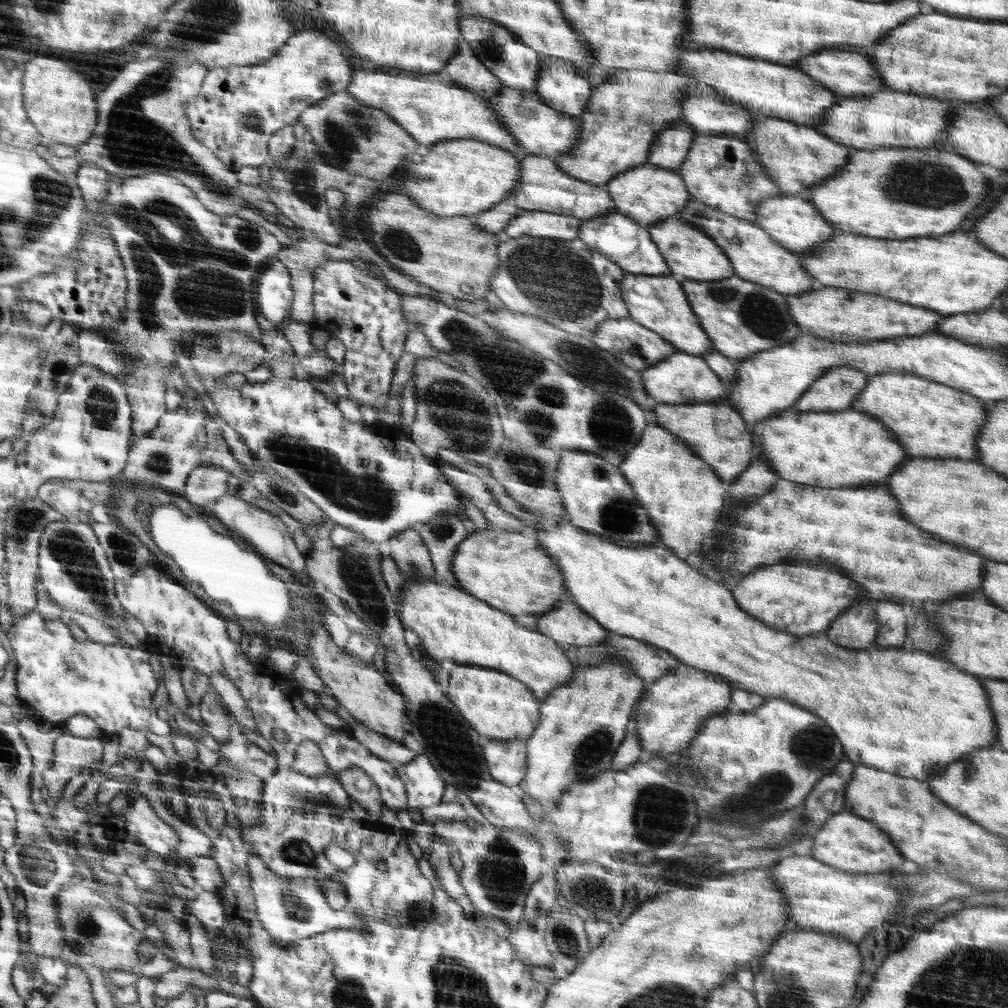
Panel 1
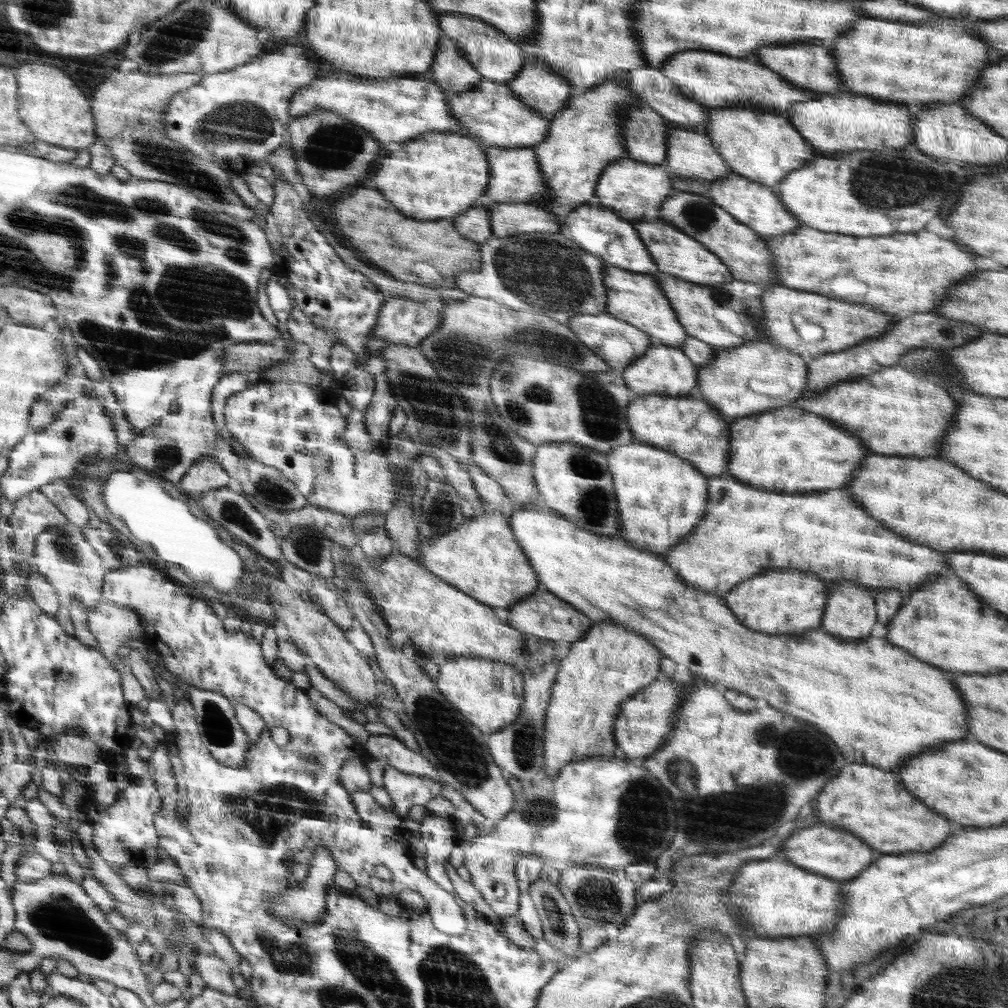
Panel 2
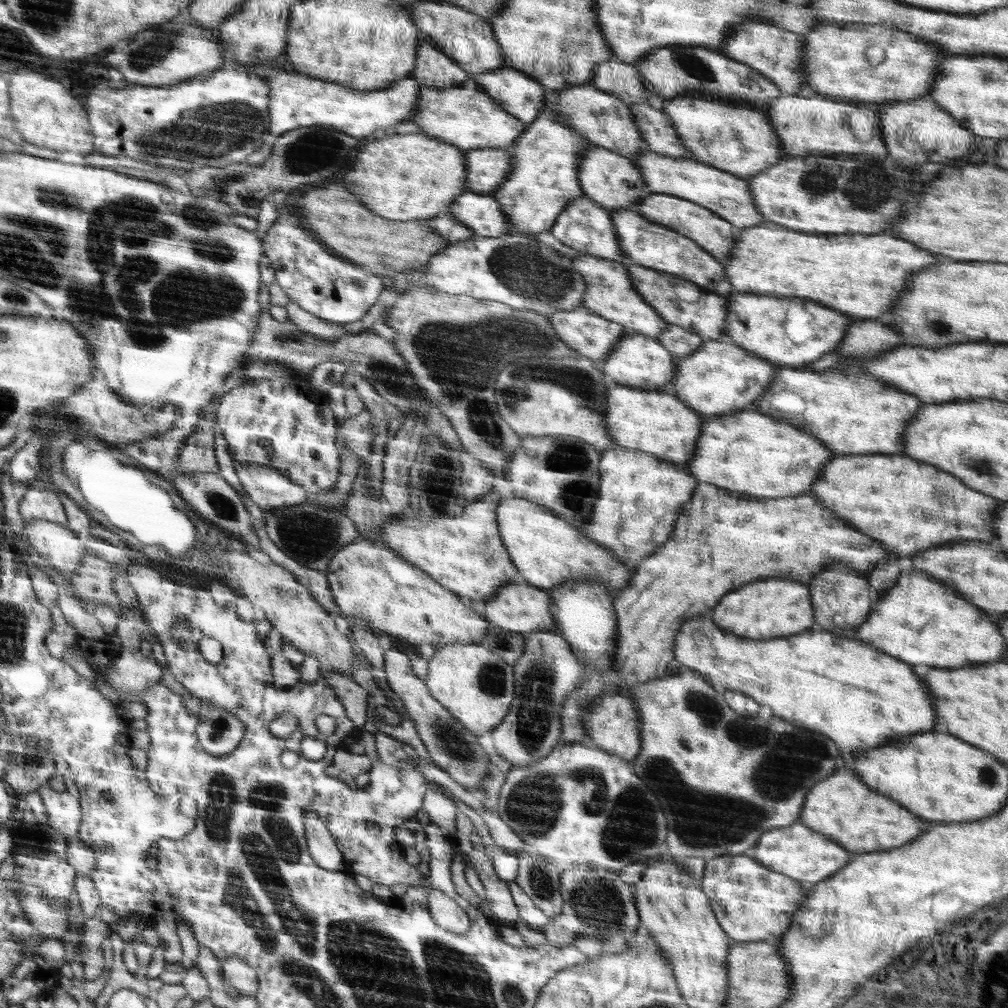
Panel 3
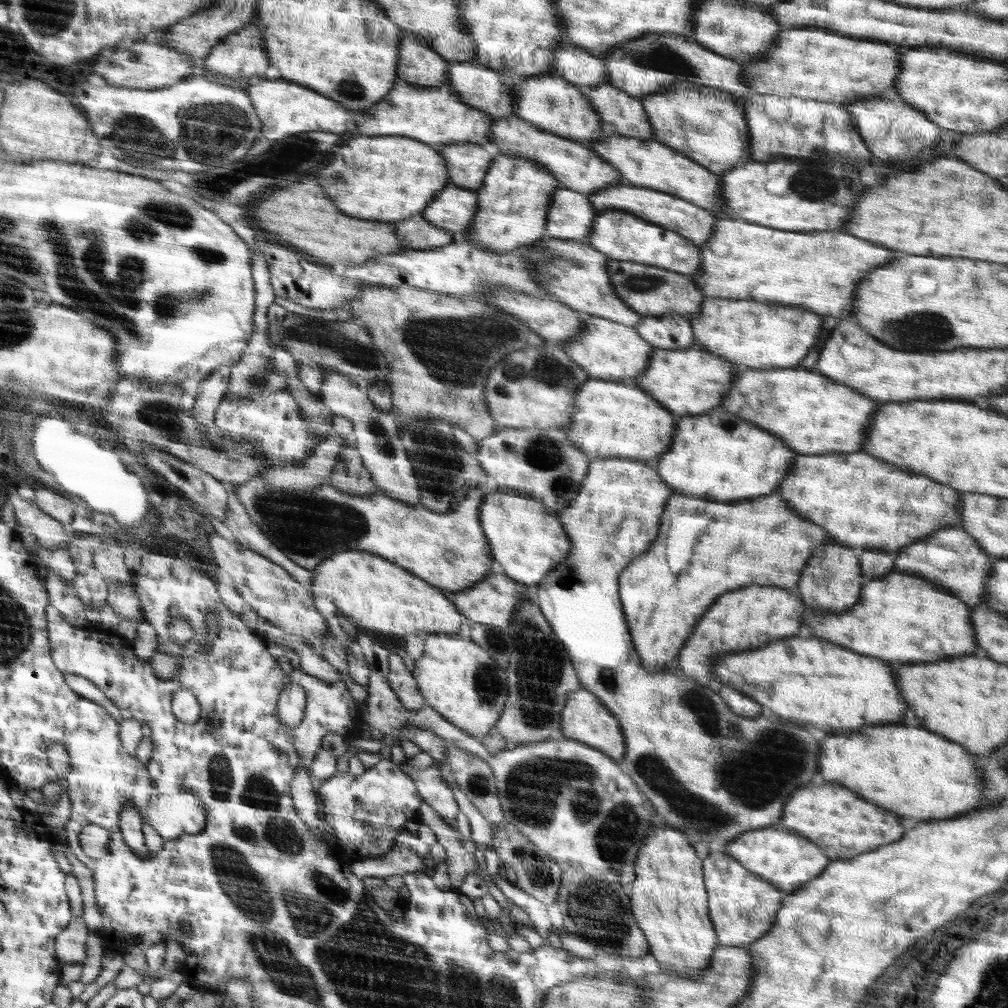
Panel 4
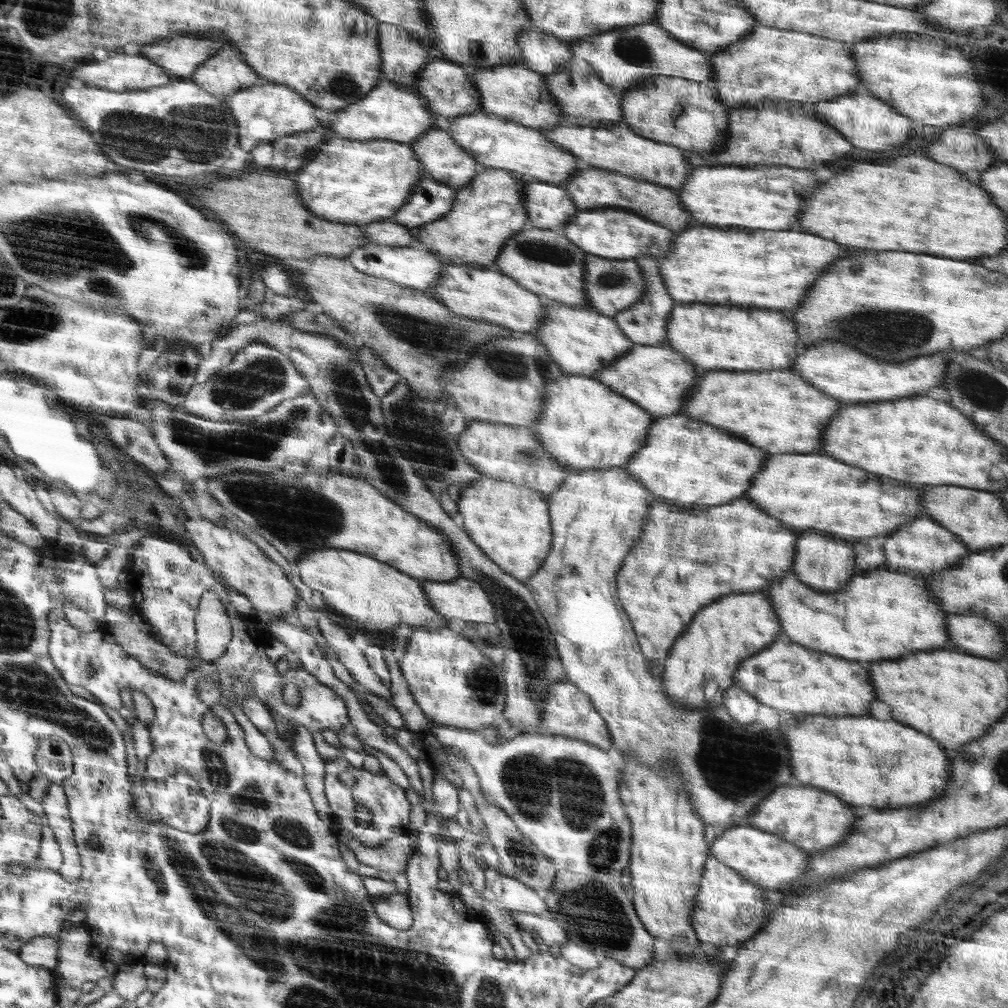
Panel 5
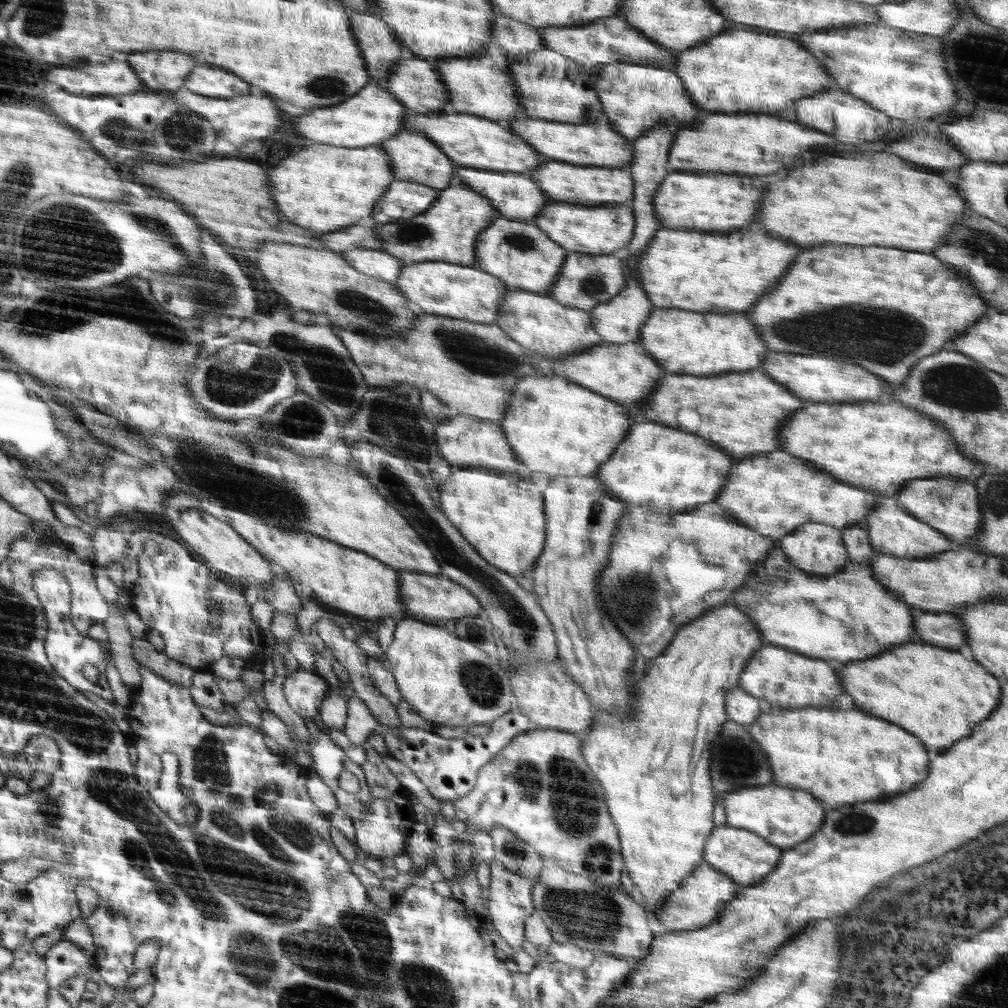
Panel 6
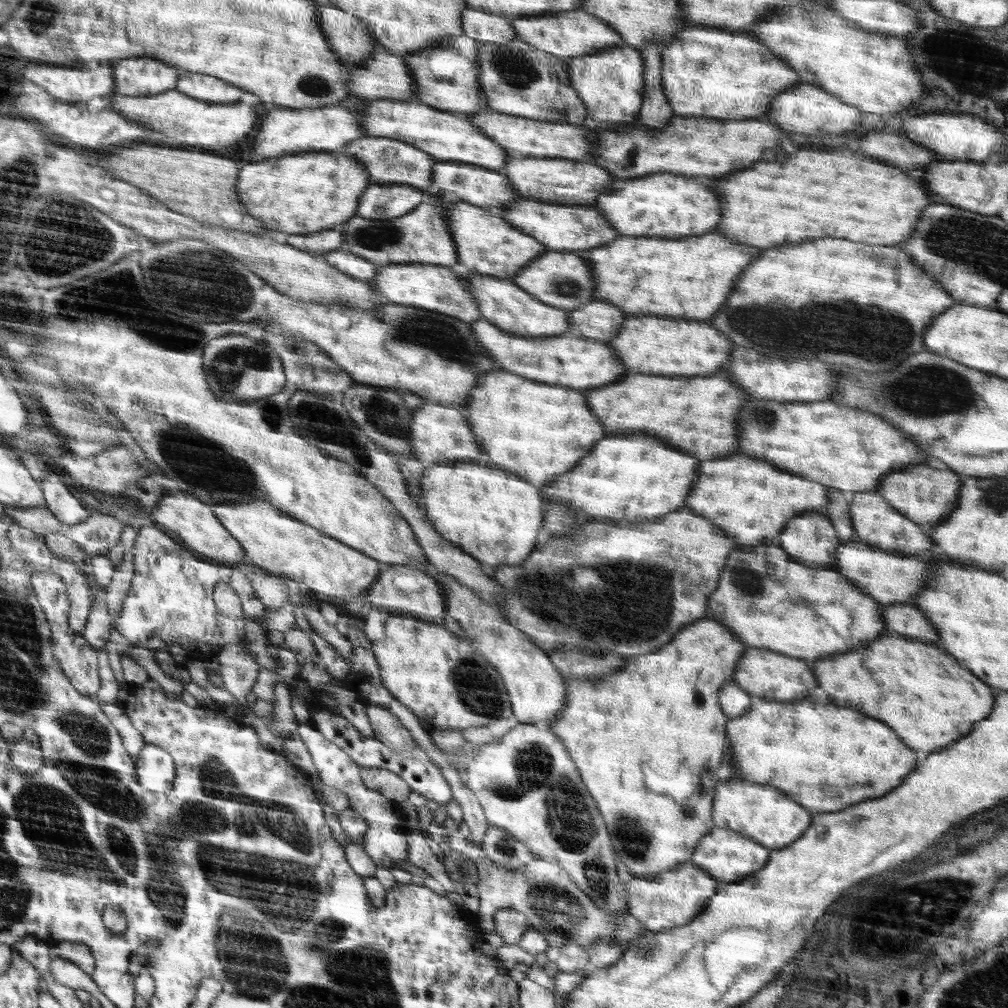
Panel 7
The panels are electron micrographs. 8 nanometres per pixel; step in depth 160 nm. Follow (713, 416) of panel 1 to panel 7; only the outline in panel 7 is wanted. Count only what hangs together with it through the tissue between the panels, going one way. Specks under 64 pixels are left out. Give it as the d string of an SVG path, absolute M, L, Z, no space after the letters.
M503 371L482 376L479 386L468 400L468 408L462 411L467 414L473 432L483 442L483 452L488 454L496 469L515 473L539 488L578 466L578 462L590 455L594 446L606 439L608 434L602 420L592 411L587 394L578 389L543 384Z

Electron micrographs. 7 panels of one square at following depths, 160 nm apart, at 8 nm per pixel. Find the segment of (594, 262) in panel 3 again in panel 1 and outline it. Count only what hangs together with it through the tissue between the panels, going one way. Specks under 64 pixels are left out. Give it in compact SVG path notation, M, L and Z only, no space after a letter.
M627 273L622 282L622 292L630 311L629 318L652 332L659 333L680 351L704 356L714 350L710 337L705 335L698 317L693 313L680 281L671 275L646 276Z

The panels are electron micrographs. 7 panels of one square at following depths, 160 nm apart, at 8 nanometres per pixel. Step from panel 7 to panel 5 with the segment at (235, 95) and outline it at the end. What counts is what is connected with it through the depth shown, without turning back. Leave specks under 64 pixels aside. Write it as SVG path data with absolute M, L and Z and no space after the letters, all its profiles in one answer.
M226 45L211 59L205 60L191 79L211 94L233 95L242 89L262 86L264 81L242 58L238 48Z

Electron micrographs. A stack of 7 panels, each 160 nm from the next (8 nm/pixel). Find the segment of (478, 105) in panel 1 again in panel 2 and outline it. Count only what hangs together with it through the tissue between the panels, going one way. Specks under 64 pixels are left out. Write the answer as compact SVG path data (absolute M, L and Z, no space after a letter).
M409 75L397 78L372 79L366 77L357 77L348 80L348 78L324 78L316 79L316 84L307 84L307 87L300 87L295 92L294 98L290 100L291 118L298 118L307 115L315 110L325 110L326 112L335 112L338 116L343 116L350 120L352 125L358 124L367 133L370 132L376 140L384 142L405 143L418 139L420 135L429 132L466 132L462 124L459 124L458 117L452 111L450 101L448 101L446 90L427 78L425 75Z

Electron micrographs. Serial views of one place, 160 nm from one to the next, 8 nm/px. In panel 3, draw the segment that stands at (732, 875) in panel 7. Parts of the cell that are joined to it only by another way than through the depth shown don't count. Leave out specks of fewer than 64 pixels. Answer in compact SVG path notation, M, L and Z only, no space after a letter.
M799 821L760 835L759 846L754 848L754 857L770 870L800 881L803 891L808 894L814 890L816 883L822 883L830 876L837 875L853 860L852 854L848 853L844 846L836 844L819 832L812 831Z

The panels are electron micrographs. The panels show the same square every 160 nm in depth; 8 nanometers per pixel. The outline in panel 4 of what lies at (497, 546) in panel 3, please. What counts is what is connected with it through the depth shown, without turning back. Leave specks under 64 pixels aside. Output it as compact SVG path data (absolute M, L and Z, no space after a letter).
M256 477L256 480L241 483L233 492L238 503L244 506L250 521L260 528L266 538L292 562L311 571L329 556L346 550L365 550L402 565L416 576L422 577L428 584L435 585L446 593L466 591L491 574L489 560L494 560L494 553L491 552L490 540L487 540L481 523L481 510L487 498L482 487L468 490L458 510L446 514L433 512L420 504L407 505L394 500L388 494L376 492L369 495L351 495L324 483L311 491L276 490L274 487L270 488L263 478Z

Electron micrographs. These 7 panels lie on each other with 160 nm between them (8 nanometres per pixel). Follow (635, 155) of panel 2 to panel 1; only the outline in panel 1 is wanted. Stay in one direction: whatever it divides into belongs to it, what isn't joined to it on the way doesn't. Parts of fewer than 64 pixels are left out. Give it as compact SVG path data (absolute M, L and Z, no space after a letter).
M676 122L655 140L650 150L648 163L652 166L678 170L686 160L689 146L697 134L683 122Z

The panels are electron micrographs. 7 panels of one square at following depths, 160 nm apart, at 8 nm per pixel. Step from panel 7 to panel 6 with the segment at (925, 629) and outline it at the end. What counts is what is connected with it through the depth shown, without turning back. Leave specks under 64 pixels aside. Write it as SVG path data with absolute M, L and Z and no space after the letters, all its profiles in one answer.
M915 611L916 634L934 646L962 646L965 644L965 630L961 620L954 613Z

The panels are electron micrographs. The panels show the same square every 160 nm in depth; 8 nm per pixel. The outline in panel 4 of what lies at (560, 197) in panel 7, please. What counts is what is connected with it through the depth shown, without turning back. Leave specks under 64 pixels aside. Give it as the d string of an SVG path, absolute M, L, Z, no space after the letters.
M625 181L614 187L608 187L606 190L595 192L594 195L588 195L588 197L600 212L618 210L631 213L636 217L661 225L665 229L673 229L680 236L688 237L697 246L703 245L714 236L716 224L718 224L718 218L701 205L692 204L692 201L684 200L683 197L674 196L672 193L628 184Z

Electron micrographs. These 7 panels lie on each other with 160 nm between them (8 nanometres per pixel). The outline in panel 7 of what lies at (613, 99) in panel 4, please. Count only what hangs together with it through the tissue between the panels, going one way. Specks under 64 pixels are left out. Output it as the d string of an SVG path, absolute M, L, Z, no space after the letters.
M518 38L507 43L478 42L478 49L480 83L490 110L539 121L585 123L586 107L572 85L566 59Z

